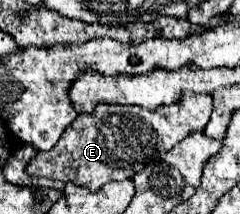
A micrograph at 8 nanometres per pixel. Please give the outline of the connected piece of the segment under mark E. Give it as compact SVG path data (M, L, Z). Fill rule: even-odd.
M183 93L175 105L159 109L97 105L91 113L79 113L51 151L39 151L27 165L29 175L49 175L99 191L109 181L125 181L147 165L147 161L167 153L193 131L203 131L211 117L211 95Z

